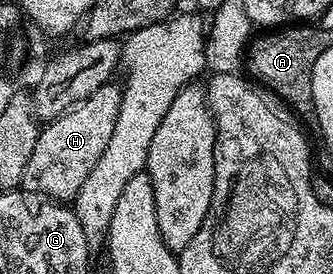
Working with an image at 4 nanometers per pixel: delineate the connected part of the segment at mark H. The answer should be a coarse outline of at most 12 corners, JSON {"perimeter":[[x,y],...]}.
{"perimeter":[[105,83],[40,129],[22,185],[75,200],[113,137]]}

